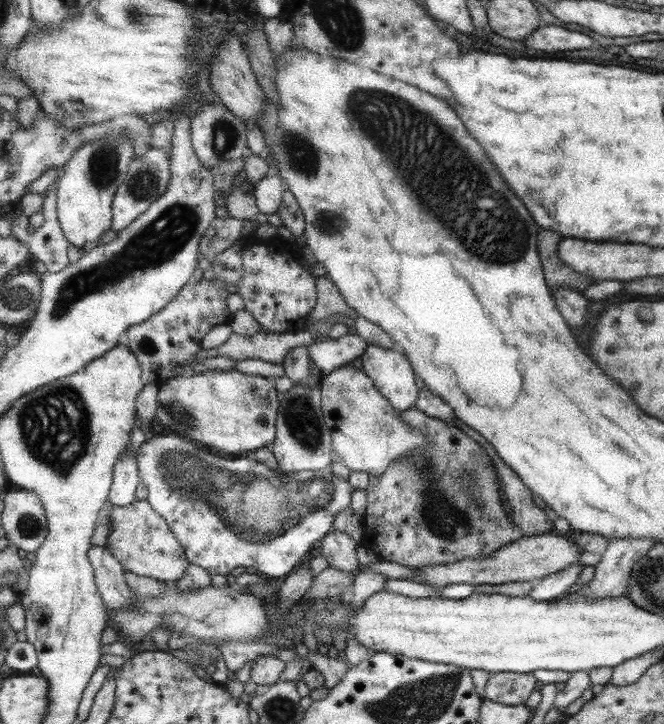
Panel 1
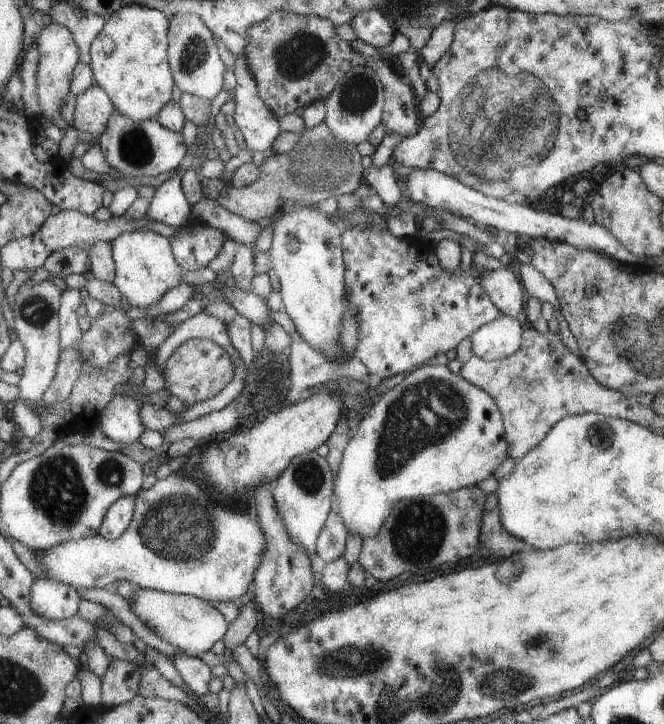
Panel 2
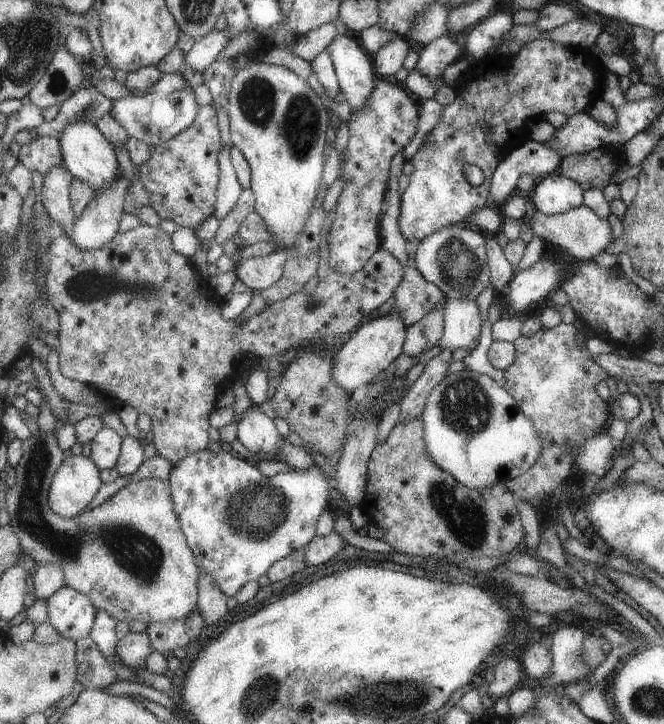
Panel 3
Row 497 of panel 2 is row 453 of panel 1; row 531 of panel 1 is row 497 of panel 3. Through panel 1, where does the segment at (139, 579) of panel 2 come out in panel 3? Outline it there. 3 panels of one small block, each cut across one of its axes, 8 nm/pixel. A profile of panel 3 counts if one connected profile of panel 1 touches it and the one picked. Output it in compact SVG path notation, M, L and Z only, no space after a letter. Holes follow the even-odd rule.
M210 450L197 451L190 454L188 457L181 459L178 463L173 464L169 480L172 492L172 500L174 500L175 512L178 514L179 524L187 538L187 544L194 553L196 564L202 570L204 575L207 575L212 583L220 588L222 593L228 597L234 597L238 590L244 584L250 581L258 581L262 575L267 575L268 570L286 556L292 555L292 552L305 549L309 543L318 535L318 523L323 512L329 509L329 502L332 500L331 492L333 490L333 481L322 472L322 468L315 462L305 470L289 470L287 474L278 473L272 478L266 478L256 466L250 466L248 462L240 460L238 454L230 454L230 452L221 451L219 454L214 454Z

